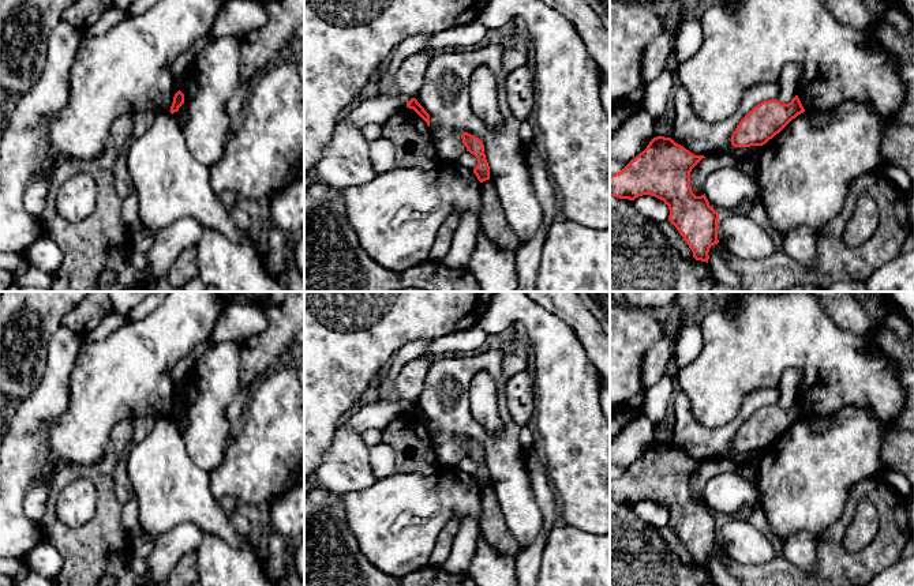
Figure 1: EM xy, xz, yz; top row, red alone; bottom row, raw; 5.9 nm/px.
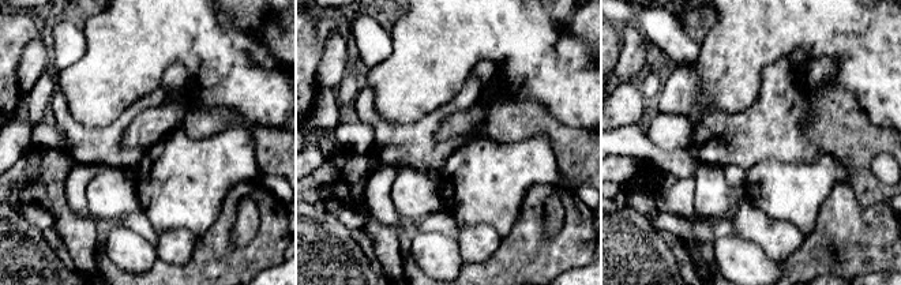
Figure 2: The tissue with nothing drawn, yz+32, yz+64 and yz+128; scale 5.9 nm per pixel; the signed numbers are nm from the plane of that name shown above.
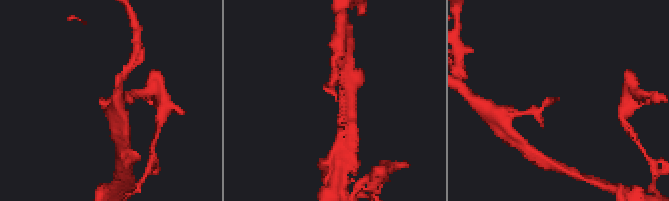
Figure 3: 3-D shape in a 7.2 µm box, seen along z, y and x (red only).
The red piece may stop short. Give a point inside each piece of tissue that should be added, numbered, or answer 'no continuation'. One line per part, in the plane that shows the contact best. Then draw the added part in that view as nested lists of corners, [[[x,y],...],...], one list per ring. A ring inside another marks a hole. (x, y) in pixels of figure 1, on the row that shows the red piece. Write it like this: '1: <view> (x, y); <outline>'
no continuation

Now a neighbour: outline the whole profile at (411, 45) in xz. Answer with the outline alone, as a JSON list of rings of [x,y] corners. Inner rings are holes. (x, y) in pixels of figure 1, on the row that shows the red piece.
[[[424,34],[408,37],[394,48],[389,61],[383,67],[383,72],[379,79],[378,94],[396,97],[404,104],[404,106],[407,106],[407,104],[411,101],[411,97],[402,94],[396,89],[394,84],[396,71],[398,70],[405,57],[423,52],[426,49],[426,44],[430,40],[430,37],[431,35]]]

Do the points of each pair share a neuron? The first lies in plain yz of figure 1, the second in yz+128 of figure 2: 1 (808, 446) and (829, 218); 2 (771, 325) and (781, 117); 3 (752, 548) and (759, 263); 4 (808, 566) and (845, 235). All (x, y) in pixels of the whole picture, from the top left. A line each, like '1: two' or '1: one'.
1: two
2: two
3: one
4: two

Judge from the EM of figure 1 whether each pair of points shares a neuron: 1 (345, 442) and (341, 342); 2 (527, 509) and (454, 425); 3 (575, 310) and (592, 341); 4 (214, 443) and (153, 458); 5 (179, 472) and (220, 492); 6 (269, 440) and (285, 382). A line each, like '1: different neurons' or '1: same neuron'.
1: different neurons
2: same neuron
3: same neuron
4: different neurons
5: different neurons
6: same neuron

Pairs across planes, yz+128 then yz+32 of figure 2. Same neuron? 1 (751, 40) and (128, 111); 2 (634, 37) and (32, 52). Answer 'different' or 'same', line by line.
1: different
2: same

